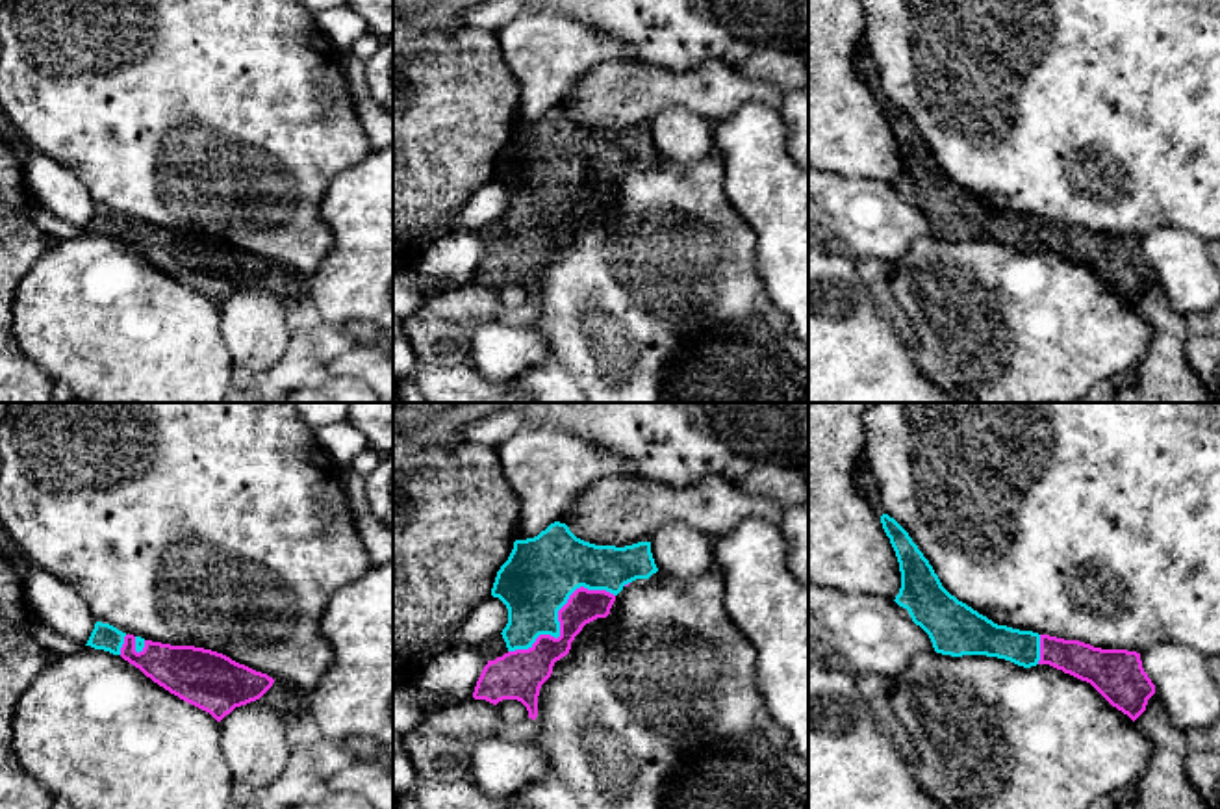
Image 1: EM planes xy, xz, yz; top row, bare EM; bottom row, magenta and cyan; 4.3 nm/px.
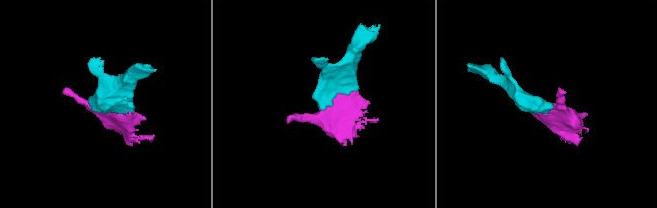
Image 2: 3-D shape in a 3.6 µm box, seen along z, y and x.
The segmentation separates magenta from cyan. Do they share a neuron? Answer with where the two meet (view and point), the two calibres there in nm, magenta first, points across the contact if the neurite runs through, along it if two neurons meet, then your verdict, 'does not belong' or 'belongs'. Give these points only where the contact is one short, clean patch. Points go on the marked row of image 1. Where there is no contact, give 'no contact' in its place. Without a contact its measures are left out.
contact xz (559, 618); calibres 170 and 320 nm; belongs

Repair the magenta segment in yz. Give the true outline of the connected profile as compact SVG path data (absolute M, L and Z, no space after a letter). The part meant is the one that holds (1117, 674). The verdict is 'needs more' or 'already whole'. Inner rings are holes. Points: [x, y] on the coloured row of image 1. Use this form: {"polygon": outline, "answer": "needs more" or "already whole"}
{"polygon": "M883 514L881 523L901 571L894 601L929 635L936 653L998 657L1023 668L1049 664L1090 683L1133 722L1146 711L1155 685L1142 668L1140 653L998 625L942 586L929 560L894 518Z", "answer": "needs more"}

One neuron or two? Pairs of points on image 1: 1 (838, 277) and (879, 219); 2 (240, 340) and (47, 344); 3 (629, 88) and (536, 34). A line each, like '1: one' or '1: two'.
1: one
2: two
3: two

